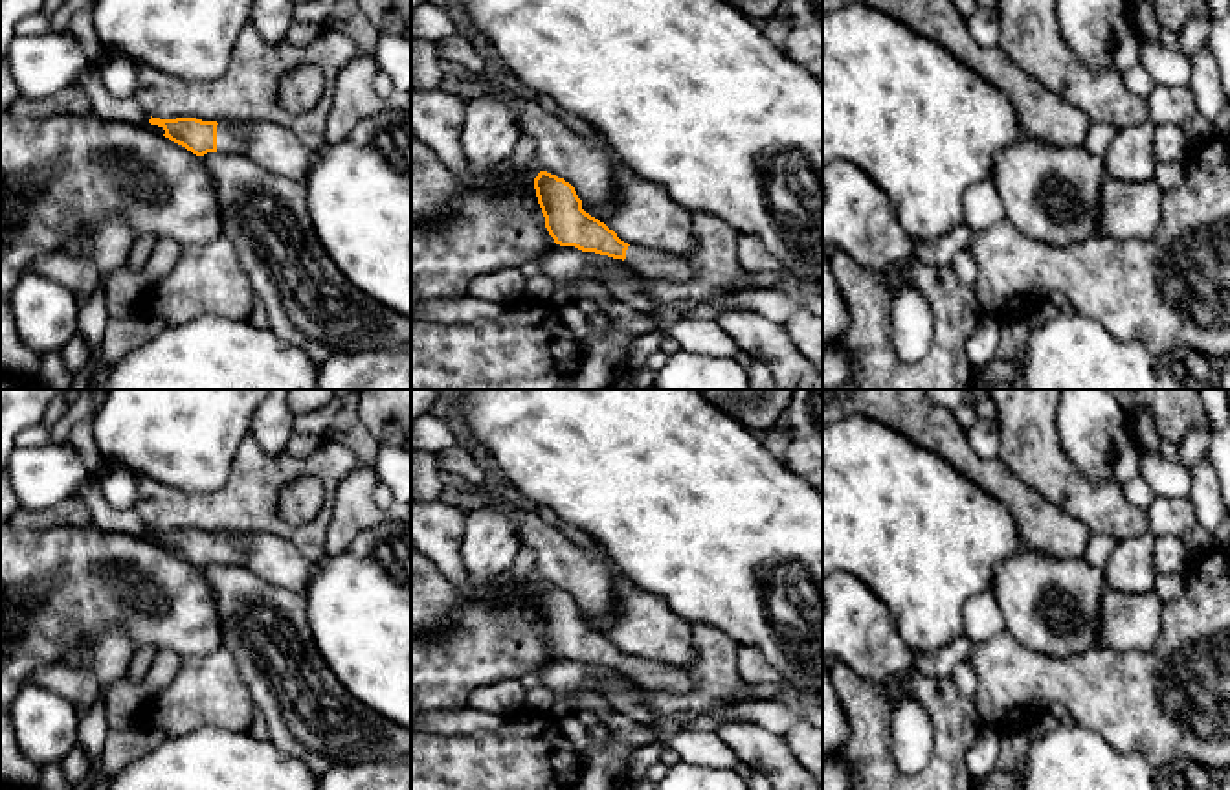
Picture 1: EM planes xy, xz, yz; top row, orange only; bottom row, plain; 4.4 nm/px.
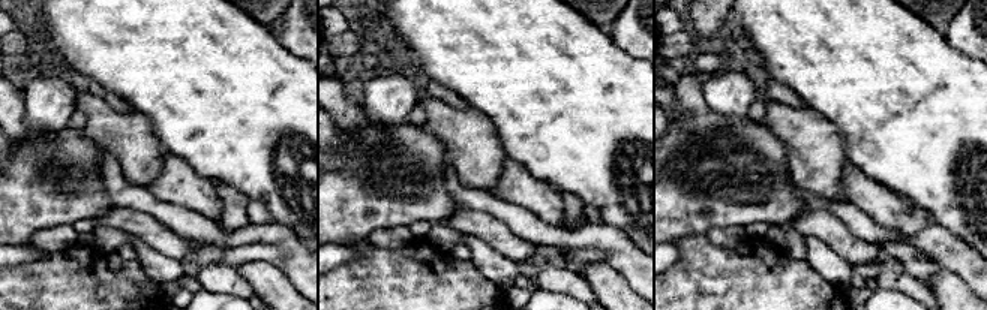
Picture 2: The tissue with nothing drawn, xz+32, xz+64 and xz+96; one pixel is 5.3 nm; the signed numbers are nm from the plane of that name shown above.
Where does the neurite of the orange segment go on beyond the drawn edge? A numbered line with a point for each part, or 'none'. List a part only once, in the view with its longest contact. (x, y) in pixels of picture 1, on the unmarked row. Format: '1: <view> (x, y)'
1: xy (228, 552)

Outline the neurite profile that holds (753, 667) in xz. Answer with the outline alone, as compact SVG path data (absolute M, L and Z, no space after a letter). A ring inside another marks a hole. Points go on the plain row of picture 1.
M742 647L738 652L738 674L749 685L788 682L773 669L755 647Z

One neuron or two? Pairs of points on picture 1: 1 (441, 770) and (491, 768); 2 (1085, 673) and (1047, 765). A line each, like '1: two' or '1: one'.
1: one
2: two

